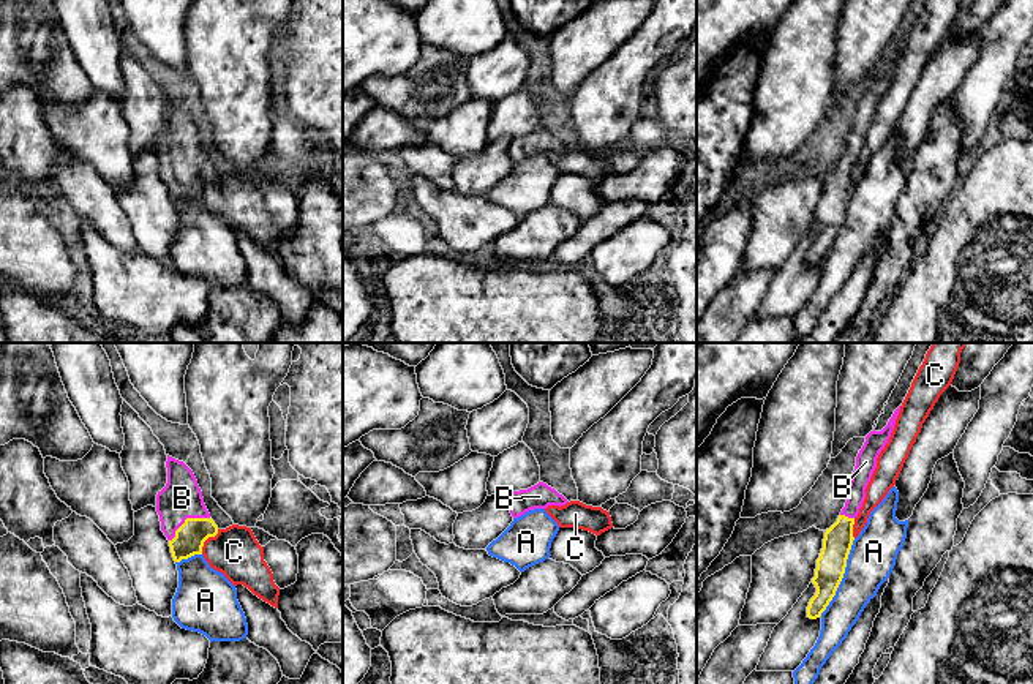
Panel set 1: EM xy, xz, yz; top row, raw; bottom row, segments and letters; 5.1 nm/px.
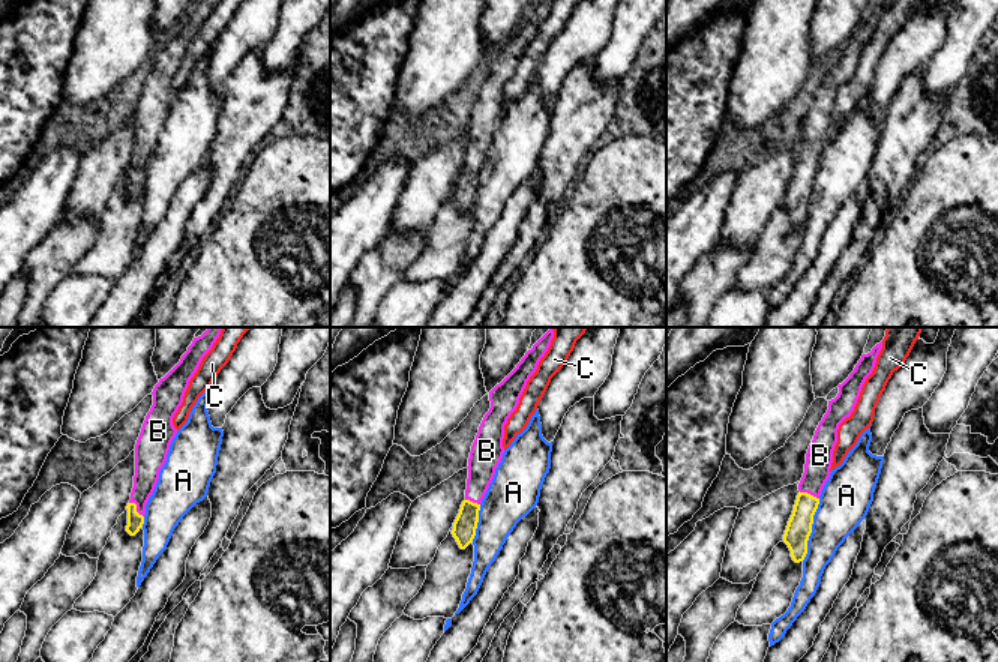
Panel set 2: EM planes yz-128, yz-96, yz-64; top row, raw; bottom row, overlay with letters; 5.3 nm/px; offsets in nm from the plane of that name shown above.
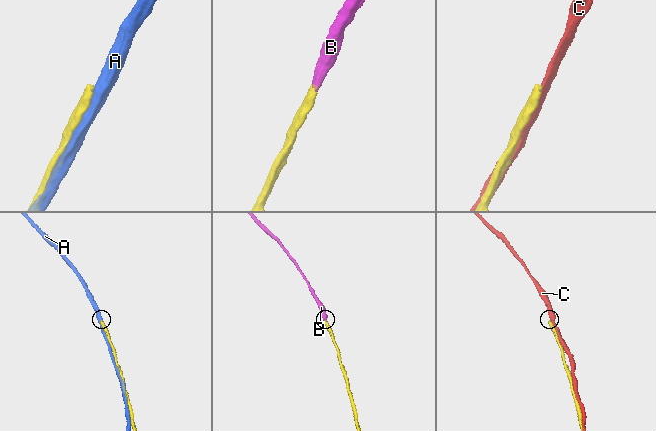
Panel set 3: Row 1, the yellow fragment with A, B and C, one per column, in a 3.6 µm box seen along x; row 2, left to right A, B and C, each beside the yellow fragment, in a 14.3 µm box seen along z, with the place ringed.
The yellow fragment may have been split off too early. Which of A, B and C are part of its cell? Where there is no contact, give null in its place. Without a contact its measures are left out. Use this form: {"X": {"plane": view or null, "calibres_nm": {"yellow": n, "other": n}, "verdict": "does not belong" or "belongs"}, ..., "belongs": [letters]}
{"A": {"plane": "yz", "calibres_nm": {"yellow": 150, "other": 240}, "verdict": "does not belong"}, "B": {"plane": "xy", "calibres_nm": {"yellow": 150, "other": 200}, "verdict": "belongs"}, "C": {"plane": "xy", "calibres_nm": {"yellow": 150, "other": 260}, "verdict": "does not belong"}, "belongs": ["B"]}

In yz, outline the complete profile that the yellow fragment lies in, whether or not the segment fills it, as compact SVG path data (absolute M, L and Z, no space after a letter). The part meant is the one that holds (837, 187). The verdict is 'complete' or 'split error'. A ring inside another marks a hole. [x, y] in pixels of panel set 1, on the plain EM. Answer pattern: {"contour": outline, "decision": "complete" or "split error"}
{"contour": "M900 52L894 57L888 71L881 77L870 77L856 103L856 112L847 136L847 148L837 167L826 175L823 194L817 205L815 223L812 229L817 234L815 242L807 253L807 264L817 265L826 256L843 224L847 205L853 191L855 164L866 145L866 134L877 114L877 104L888 90L896 71Z", "decision": "split error"}

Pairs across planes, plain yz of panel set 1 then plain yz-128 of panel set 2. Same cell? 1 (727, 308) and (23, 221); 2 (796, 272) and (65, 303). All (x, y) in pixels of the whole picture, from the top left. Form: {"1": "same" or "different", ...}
{"1": "different", "2": "different"}

